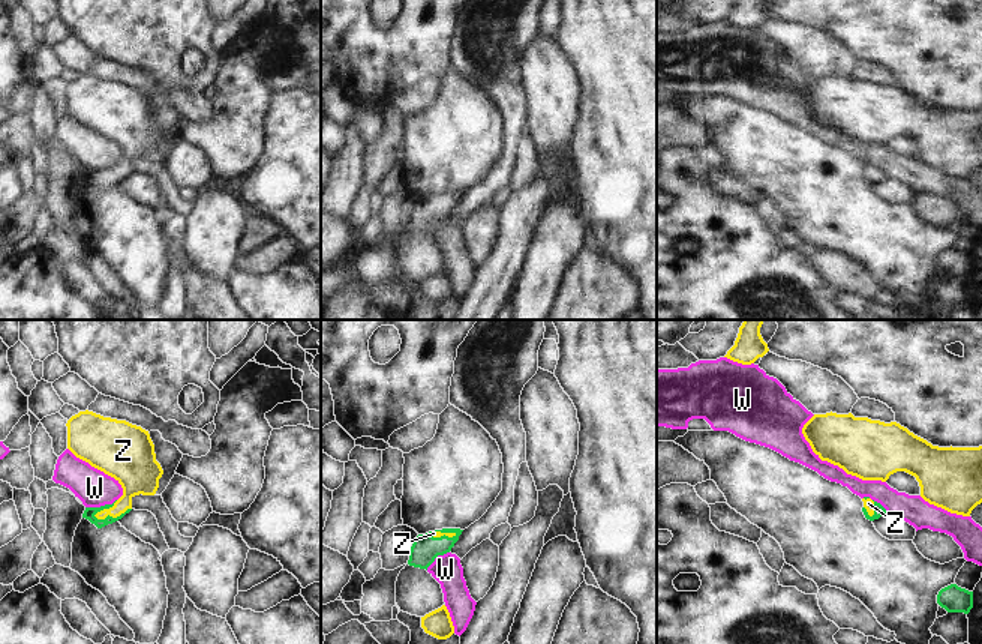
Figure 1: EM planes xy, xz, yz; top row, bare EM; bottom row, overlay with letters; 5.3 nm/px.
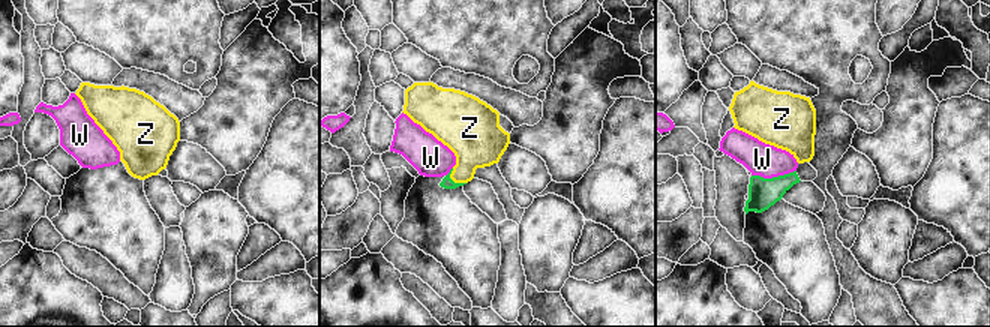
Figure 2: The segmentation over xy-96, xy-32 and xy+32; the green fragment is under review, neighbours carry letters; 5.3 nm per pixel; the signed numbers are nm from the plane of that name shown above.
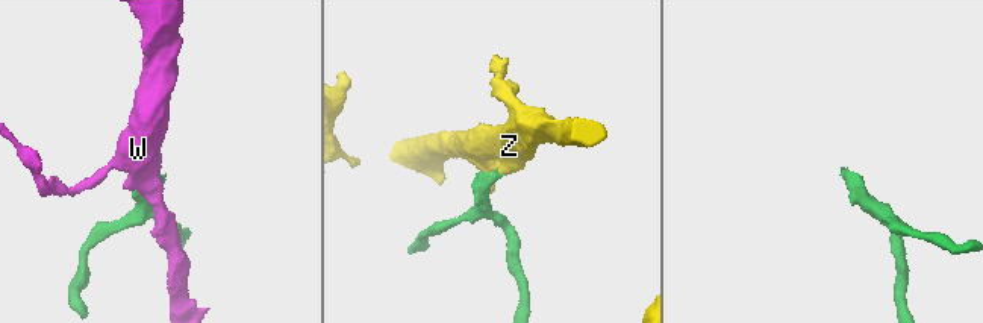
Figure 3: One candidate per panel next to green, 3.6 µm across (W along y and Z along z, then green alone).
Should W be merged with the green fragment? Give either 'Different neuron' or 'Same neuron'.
Different neuron.

